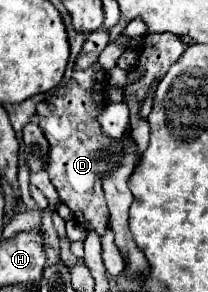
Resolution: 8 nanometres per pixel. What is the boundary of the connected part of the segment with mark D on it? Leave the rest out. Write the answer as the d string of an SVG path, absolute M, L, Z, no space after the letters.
M104 26L86 36L86 42L80 54L76 56L72 78L68 80L68 84L56 88L50 98L38 104L38 120L50 144L50 162L48 162L50 182L58 190L60 200L72 210L74 220L84 230L92 228L102 236L102 260L104 260L106 272L110 276L118 276L124 270L124 260L114 244L114 232L106 222L108 208L102 192L102 178L104 178L104 172L110 172L116 166L116 160L120 160L118 138L126 132L126 126L128 126L128 106L124 102L114 102L104 108L104 102L102 102L104 88L100 88L100 84L106 84L106 72L104 68L100 68L98 56L108 42L110 42L110 32Z

